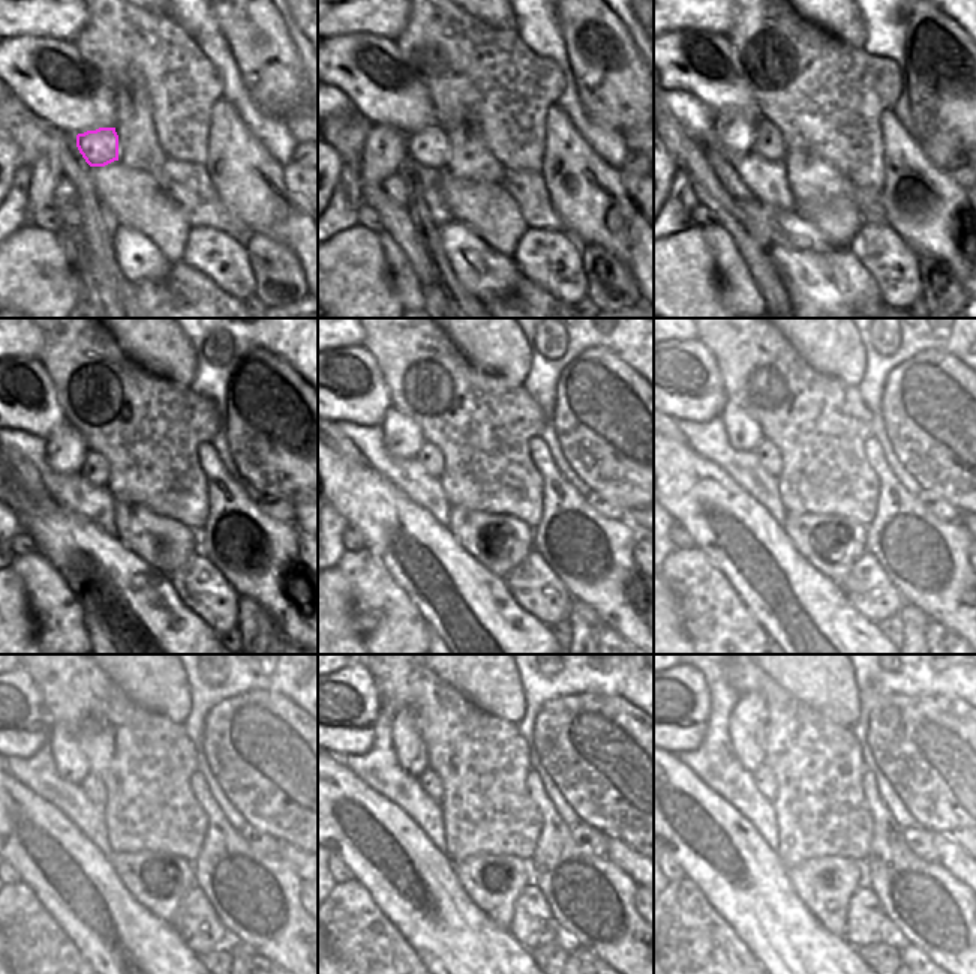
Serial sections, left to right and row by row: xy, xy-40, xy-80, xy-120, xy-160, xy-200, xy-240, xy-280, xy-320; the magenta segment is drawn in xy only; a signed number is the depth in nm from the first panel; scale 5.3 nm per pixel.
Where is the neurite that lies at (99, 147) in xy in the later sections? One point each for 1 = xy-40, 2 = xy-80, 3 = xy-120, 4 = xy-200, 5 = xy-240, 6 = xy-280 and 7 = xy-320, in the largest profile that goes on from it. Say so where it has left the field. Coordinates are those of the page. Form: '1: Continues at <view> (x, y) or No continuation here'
1: Continues at xy-40 (429, 147)
2: Continues at xy-80 (768, 143)
3: Continues at xy-120 (96, 470)
4: Continues at xy-200 (766, 453)
5: Continues at xy-240 (93, 787)
6: Continues at xy-280 (429, 782)
7: Continues at xy-320 (765, 779).

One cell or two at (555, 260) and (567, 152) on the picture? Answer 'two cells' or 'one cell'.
two cells

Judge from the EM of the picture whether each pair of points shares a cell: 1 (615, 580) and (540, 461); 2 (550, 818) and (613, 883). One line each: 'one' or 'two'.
1: one
2: one

